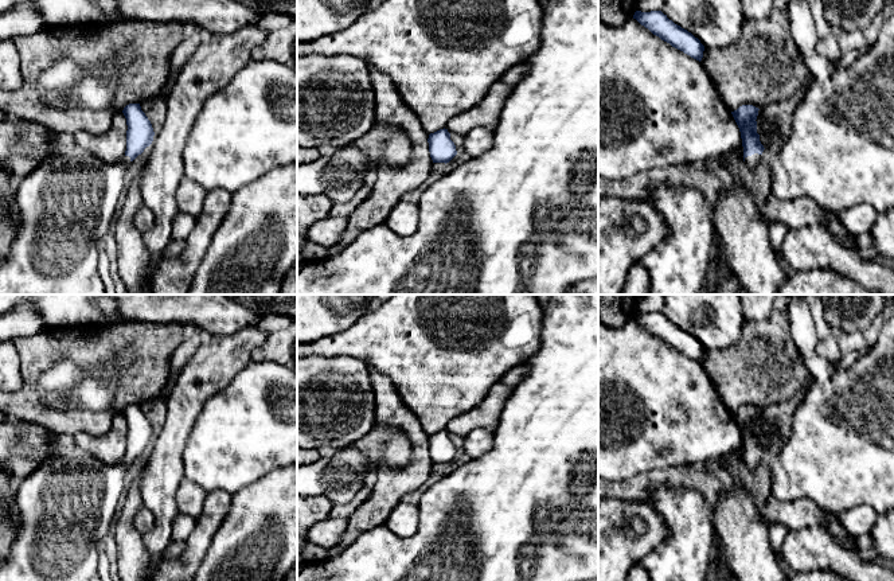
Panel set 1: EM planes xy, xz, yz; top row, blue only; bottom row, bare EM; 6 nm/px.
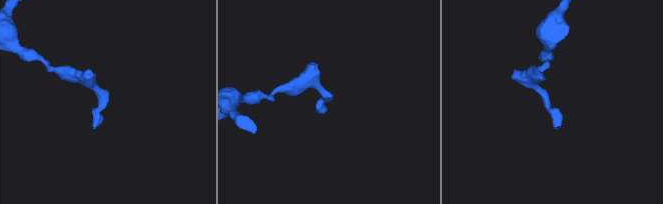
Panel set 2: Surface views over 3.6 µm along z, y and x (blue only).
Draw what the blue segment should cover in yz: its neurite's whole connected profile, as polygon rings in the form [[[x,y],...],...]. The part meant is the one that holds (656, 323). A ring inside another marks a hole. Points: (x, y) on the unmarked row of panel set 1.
[[[636,312],[633,320],[648,330],[653,336],[669,344],[672,348],[683,352],[699,363],[702,362],[704,347],[700,342],[687,331],[669,321],[661,312]]]

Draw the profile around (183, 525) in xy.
[[[177,512],[172,520],[172,541],[187,541],[196,526],[196,519]]]

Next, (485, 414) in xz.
[[[500,382],[495,383],[487,397],[476,408],[449,421],[445,430],[461,438],[476,428],[493,430],[511,393],[512,387]]]

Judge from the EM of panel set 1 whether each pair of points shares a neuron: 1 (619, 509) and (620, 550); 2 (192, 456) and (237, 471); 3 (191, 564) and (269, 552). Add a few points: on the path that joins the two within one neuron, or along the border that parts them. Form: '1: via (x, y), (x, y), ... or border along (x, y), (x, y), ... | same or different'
1: via (612, 519), (612, 539) | same
2: via (203, 456), (222, 456), (226, 460) | same
3: border along (215, 534), (198, 566) | different

